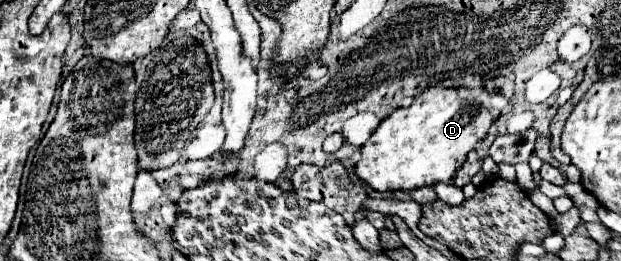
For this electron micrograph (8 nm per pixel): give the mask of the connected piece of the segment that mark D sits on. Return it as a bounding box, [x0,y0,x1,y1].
[355,86,511,190]

